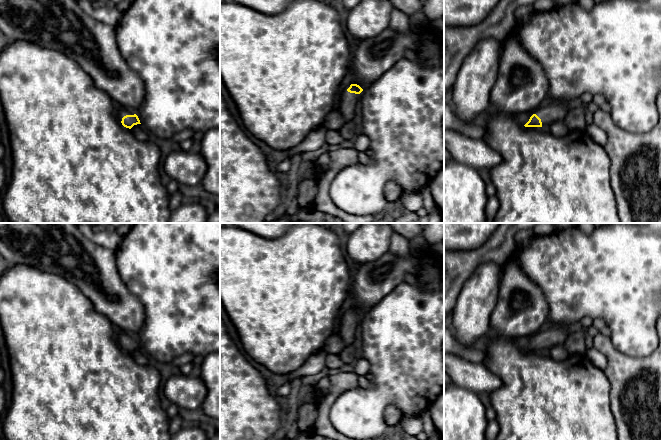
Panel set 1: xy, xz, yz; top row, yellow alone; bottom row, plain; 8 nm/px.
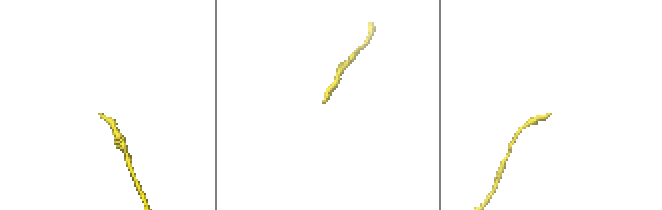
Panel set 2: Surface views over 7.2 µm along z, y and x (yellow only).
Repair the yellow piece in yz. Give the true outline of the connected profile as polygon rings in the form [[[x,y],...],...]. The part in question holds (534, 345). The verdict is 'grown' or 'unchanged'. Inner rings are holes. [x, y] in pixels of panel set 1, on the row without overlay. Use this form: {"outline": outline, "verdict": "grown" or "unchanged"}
{"outline": [[[547,323],[544,329],[534,335],[534,338],[524,350],[547,352],[552,347],[563,344],[568,335],[566,326]]], "verdict": "grown"}

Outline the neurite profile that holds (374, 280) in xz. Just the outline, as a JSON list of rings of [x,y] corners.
[[[390,251],[376,260],[361,264],[351,285],[353,308],[367,312],[404,282],[406,274],[415,276],[419,267],[419,259],[412,253],[398,257]]]

